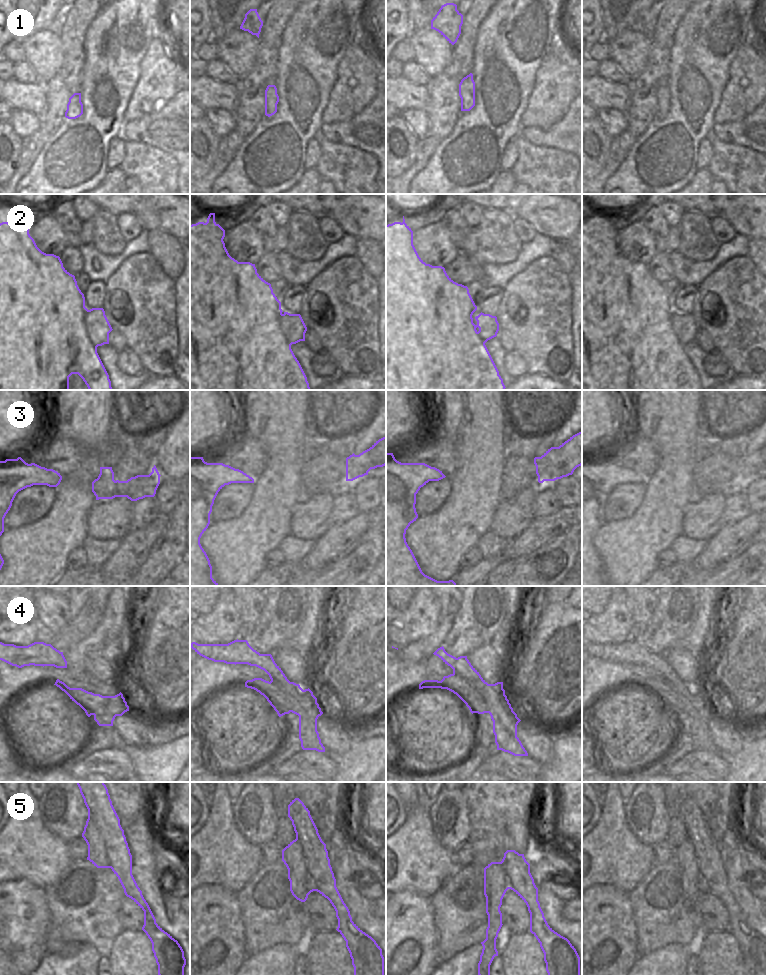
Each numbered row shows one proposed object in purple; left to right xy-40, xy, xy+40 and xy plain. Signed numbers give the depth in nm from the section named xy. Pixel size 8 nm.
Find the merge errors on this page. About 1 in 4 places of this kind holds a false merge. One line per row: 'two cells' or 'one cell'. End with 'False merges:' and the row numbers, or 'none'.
1: one cell
2: one cell
3: one cell
4: two cells
5: one cell
False merges: 4

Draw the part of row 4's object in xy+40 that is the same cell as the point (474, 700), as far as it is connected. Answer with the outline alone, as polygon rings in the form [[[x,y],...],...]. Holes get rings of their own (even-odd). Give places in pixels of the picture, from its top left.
[[[460,674],[444,676],[441,681],[424,680],[419,684],[419,689],[423,688],[441,688],[453,692],[466,704],[472,714],[489,712],[487,701],[481,692]]]

